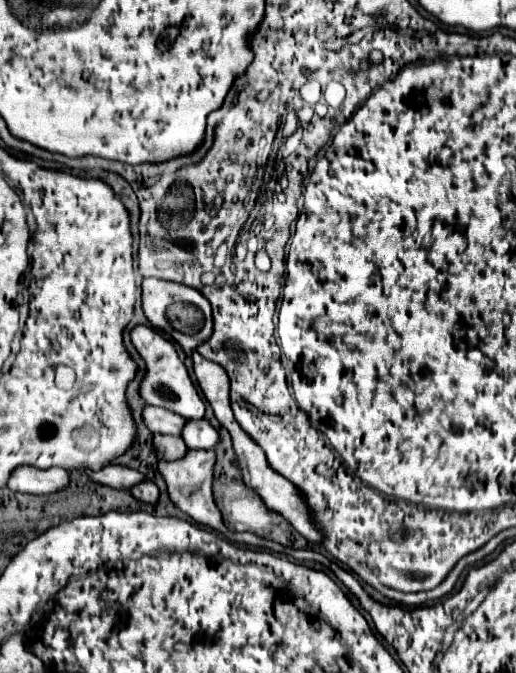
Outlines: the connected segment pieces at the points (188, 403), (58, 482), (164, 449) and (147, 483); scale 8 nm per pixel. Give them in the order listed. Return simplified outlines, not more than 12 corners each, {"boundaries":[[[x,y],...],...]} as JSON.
{"boundaries":[[[148,326],[130,332],[146,362],[140,398],[188,420],[204,416],[172,342]],[[18,466],[8,488],[50,494],[68,484],[64,468]],[[154,434],[156,456],[182,458],[188,450],[180,436]],[[152,480],[130,488],[136,500],[154,502],[158,500],[158,488]]]}

